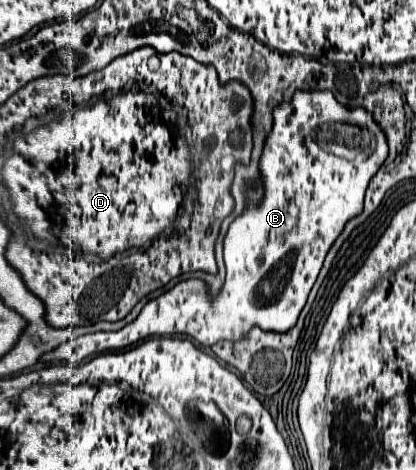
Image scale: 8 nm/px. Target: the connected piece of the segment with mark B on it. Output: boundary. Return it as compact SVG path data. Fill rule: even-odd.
M297 90L291 102L281 102L273 112L273 128L265 140L261 158L259 158L259 174L263 184L263 200L259 204L251 204L247 200L243 214L239 214L223 240L223 256L225 256L226 276L223 288L217 296L209 294L209 288L203 280L191 278L175 284L171 290L161 294L155 300L149 300L141 314L123 326L117 332L93 332L81 338L69 340L45 354L41 362L71 362L79 364L85 358L99 354L103 350L121 350L133 346L151 336L171 336L171 334L187 334L203 346L211 346L219 340L243 340L253 326L259 326L267 332L287 332L297 324L297 318L307 302L307 296L319 276L323 260L333 246L335 238L343 232L345 224L363 212L363 198L369 186L369 180L377 174L381 164L387 160L389 146L385 132L375 122L373 114L365 108L347 108L335 100L329 90ZM333 144L357 144L355 154L339 156L333 152Z

